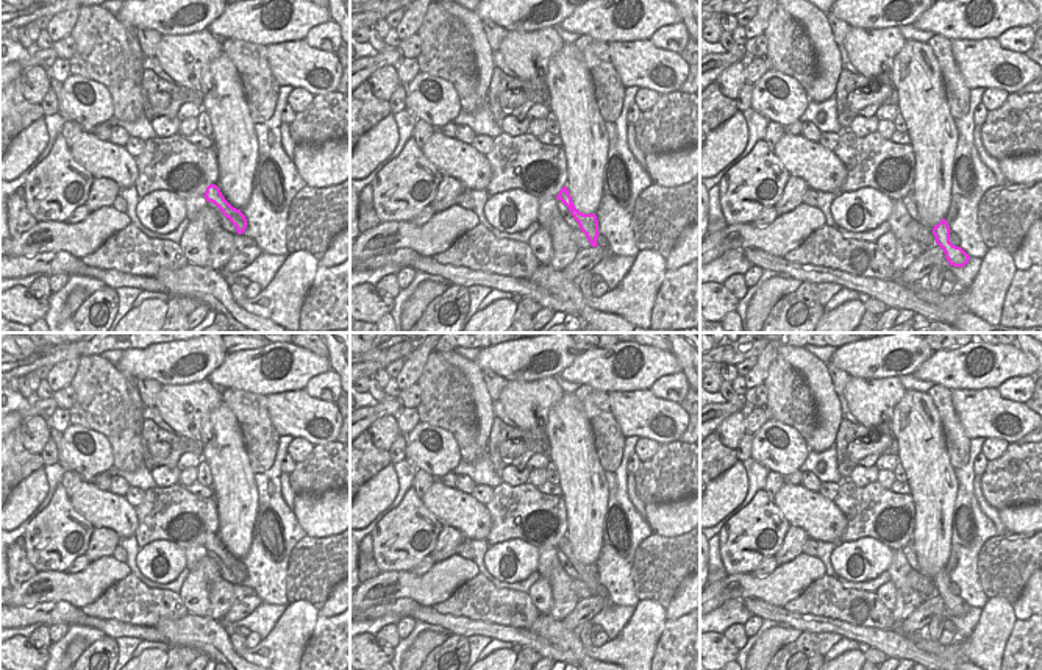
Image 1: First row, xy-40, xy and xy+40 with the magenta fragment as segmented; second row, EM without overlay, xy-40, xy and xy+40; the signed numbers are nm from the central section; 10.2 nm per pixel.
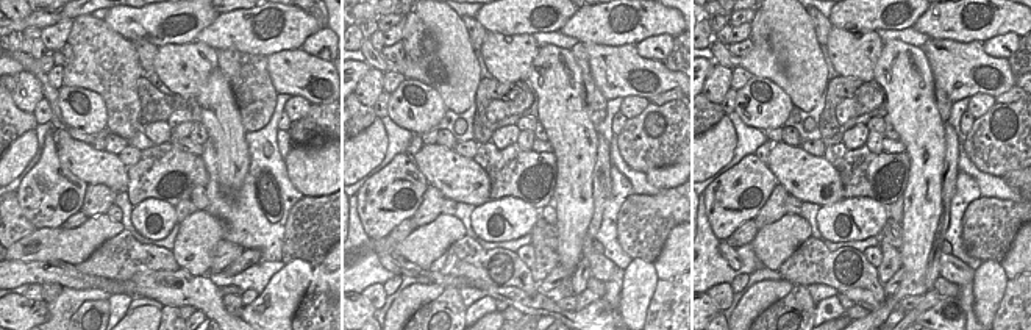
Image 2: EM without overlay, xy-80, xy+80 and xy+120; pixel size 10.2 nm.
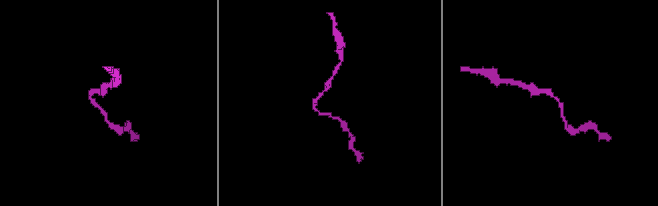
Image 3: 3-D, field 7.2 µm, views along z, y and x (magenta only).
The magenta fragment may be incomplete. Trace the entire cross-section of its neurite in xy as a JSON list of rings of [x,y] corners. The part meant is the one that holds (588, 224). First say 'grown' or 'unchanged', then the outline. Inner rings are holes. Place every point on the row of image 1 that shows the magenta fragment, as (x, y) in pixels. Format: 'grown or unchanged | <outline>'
unchanged | [[[566,186],[559,191],[556,198],[561,200],[569,208],[570,214],[578,222],[580,230],[586,234],[591,245],[598,247],[597,245],[597,237],[598,237],[600,233],[598,233],[597,216],[595,214],[583,214],[583,212],[580,212],[575,208],[573,201],[572,201],[572,197],[570,197]]]

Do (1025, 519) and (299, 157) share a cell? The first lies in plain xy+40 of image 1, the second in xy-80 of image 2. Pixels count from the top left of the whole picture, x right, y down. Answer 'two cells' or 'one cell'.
one cell

